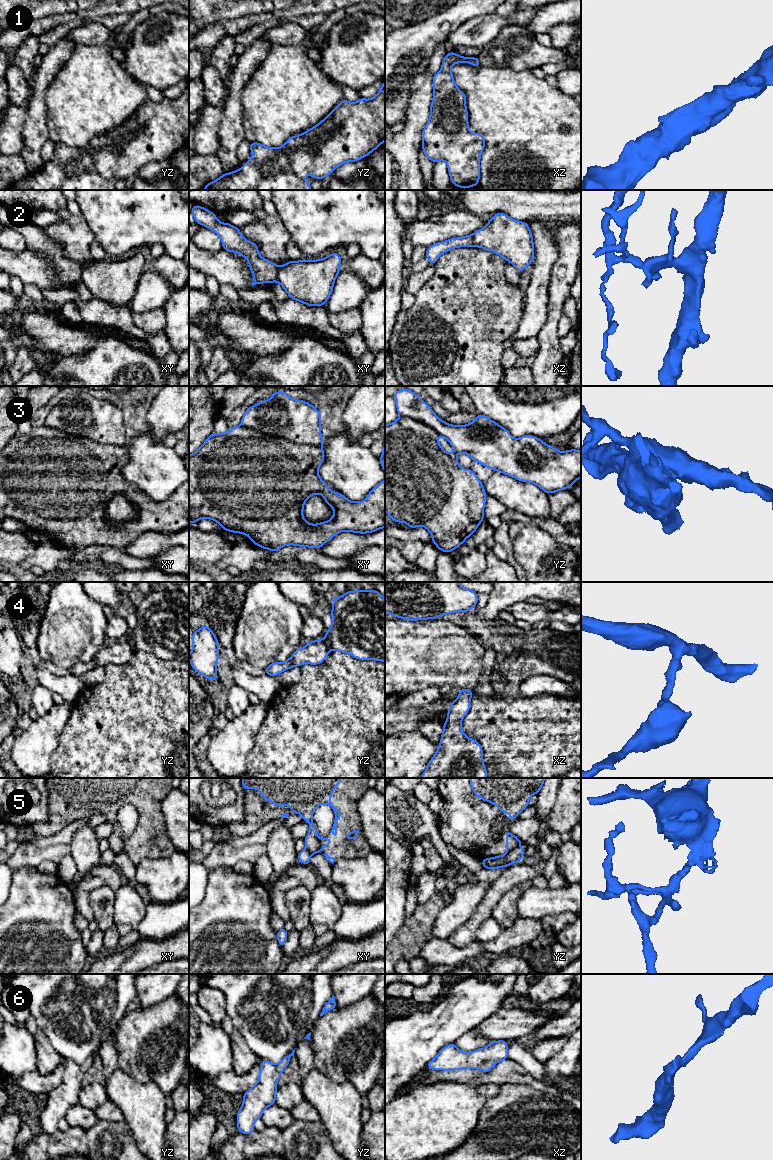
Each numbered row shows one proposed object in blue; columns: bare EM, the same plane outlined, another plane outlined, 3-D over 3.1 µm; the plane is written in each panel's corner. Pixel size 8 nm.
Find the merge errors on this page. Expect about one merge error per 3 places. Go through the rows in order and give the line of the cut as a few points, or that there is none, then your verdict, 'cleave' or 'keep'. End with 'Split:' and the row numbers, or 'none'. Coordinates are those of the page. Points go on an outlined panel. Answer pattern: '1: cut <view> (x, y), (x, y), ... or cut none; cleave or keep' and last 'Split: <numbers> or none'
1: cut none; keep
2: cut xy (279, 267), (275, 280); cleave
3: cut xy (241, 424), (265, 433), (284, 437), (296, 443), (320, 446); cleave
4: cut none; keep
5: cut yz (519, 847), (507, 852); cleave
6: cut none; keep
Split: 2, 3, 5

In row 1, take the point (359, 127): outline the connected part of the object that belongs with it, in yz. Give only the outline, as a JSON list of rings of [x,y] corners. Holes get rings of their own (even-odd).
[[[385,80],[374,98],[360,98],[355,103],[344,99],[316,126],[290,137],[280,148],[251,142],[250,153],[257,155],[242,168],[205,184],[204,190],[311,190],[310,183],[303,179],[305,175],[322,180],[339,165],[368,156],[384,141]]]

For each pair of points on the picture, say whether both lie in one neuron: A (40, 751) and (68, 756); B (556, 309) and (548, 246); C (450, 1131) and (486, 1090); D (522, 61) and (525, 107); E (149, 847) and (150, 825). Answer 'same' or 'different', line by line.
A: different
B: different
C: different
D: different
E: same

